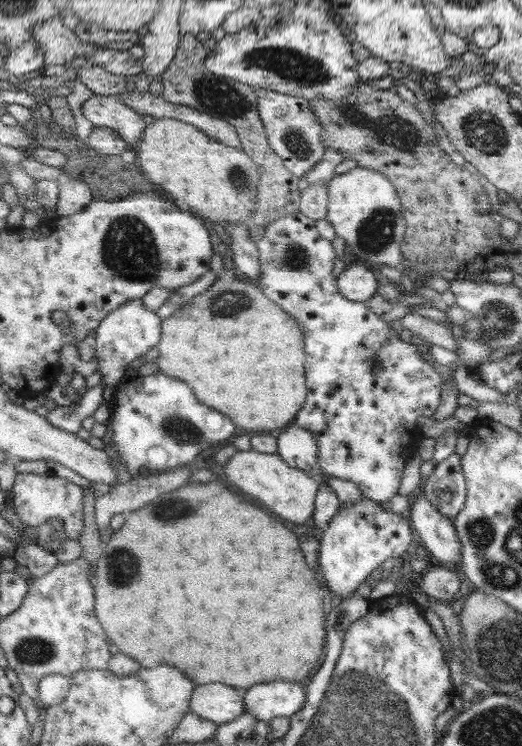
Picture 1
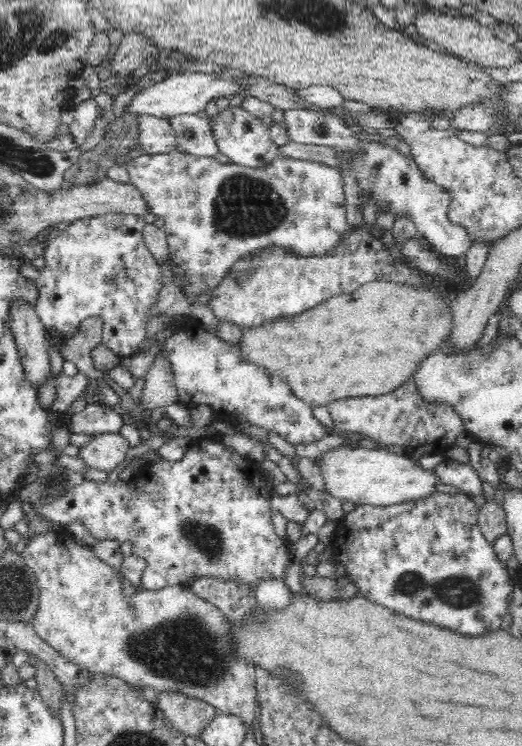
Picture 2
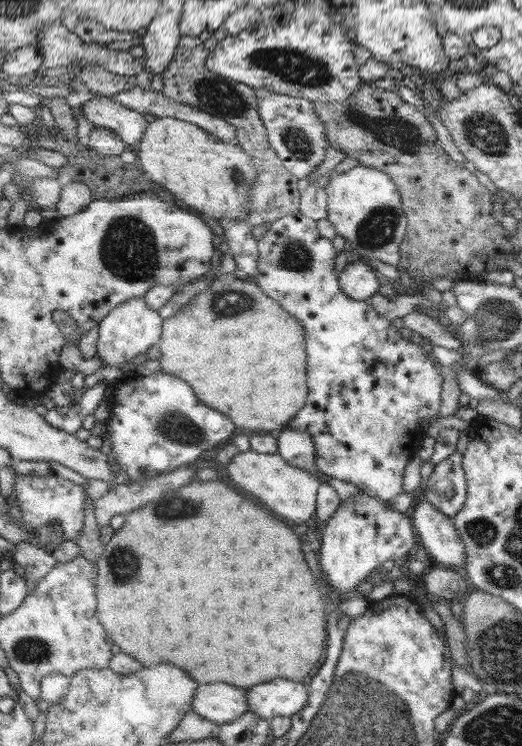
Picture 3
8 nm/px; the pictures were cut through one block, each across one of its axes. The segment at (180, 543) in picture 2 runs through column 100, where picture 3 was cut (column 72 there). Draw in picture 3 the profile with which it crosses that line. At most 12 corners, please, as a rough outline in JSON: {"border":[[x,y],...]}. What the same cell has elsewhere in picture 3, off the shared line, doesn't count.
{"border":[[53,474],[19,475],[14,492],[24,520],[59,522],[81,536],[83,485]]}

